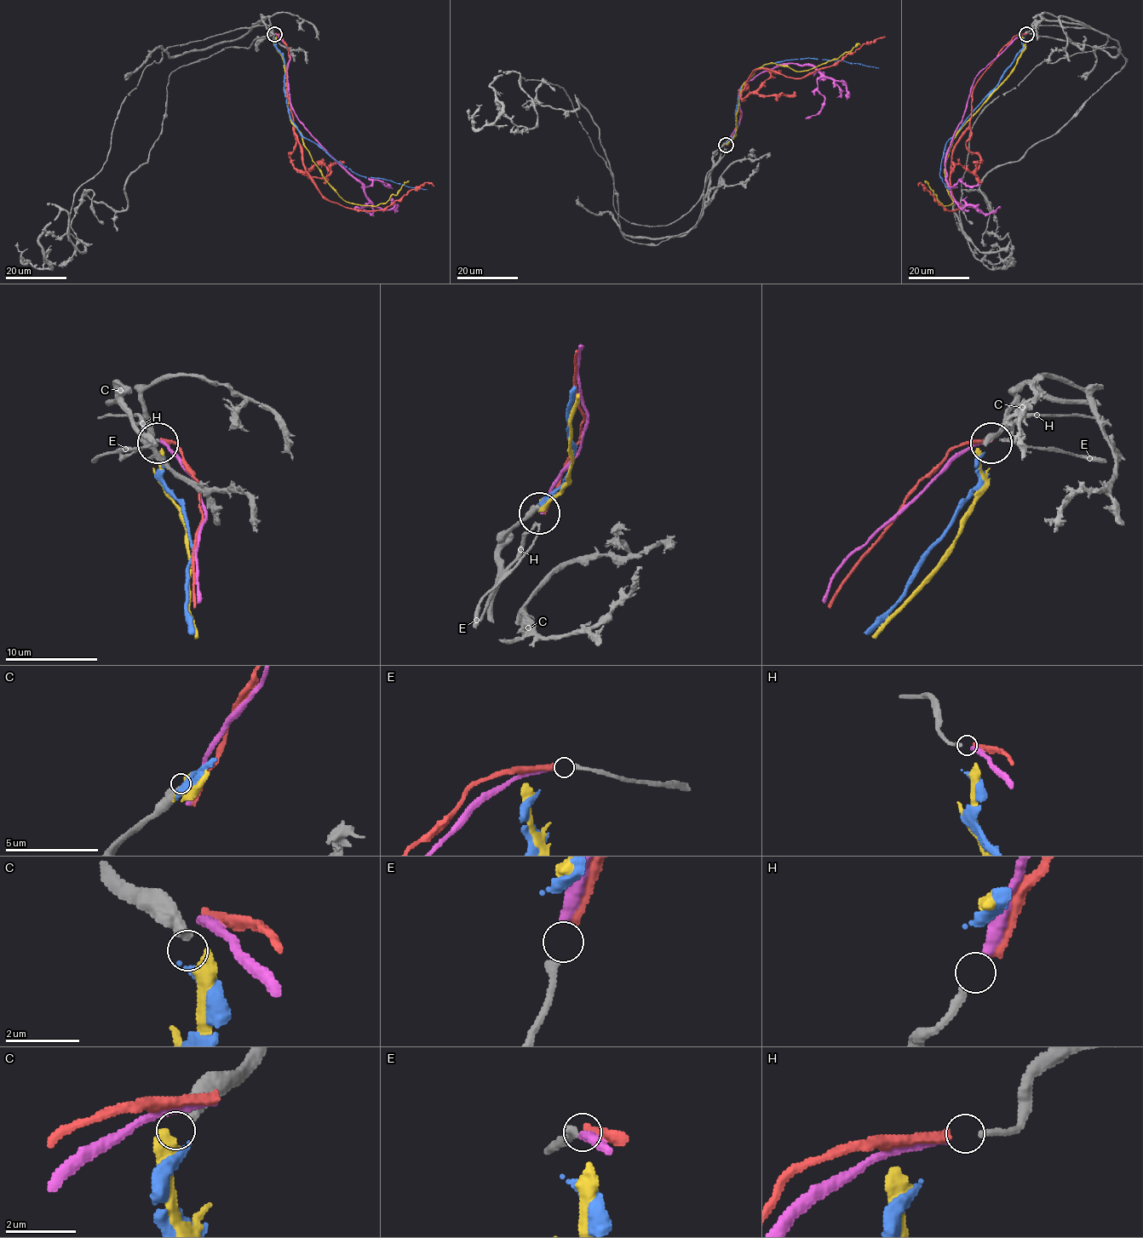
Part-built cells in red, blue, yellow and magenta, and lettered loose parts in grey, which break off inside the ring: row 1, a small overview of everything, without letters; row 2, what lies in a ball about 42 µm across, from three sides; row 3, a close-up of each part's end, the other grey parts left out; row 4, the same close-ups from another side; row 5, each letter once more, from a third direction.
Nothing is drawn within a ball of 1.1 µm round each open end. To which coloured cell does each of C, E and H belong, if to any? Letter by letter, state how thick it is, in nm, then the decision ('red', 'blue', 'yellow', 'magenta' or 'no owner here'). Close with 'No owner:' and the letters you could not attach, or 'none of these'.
C: 480 nm thick; yellow
E: 220 nm thick; red
H: 190 nm thick; magenta
No owner: none of these

